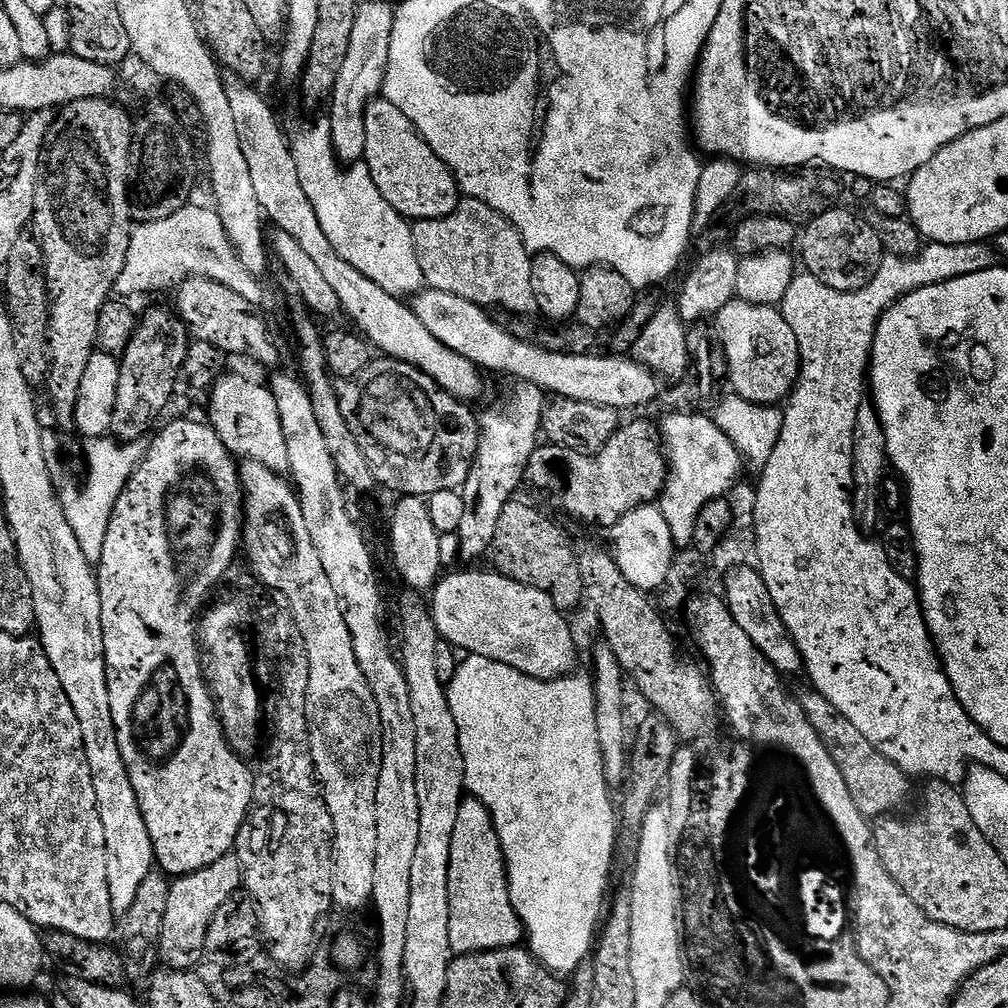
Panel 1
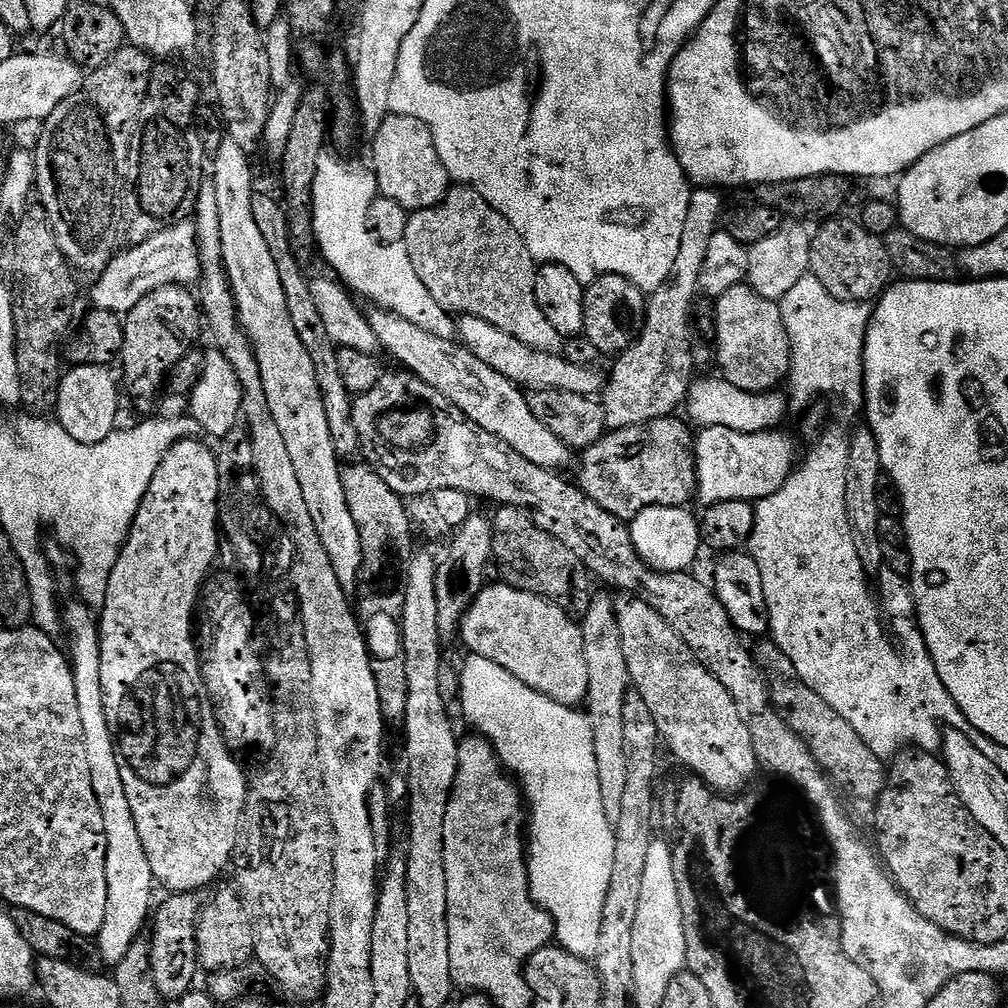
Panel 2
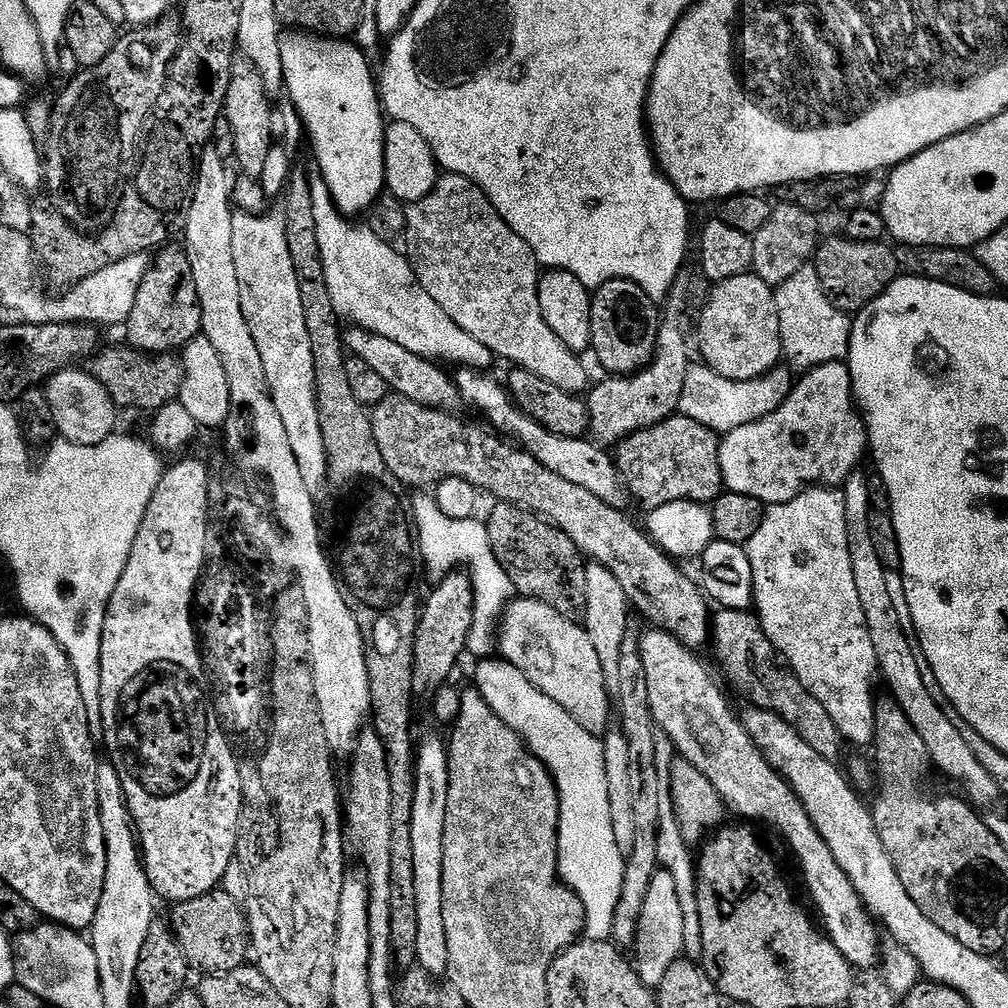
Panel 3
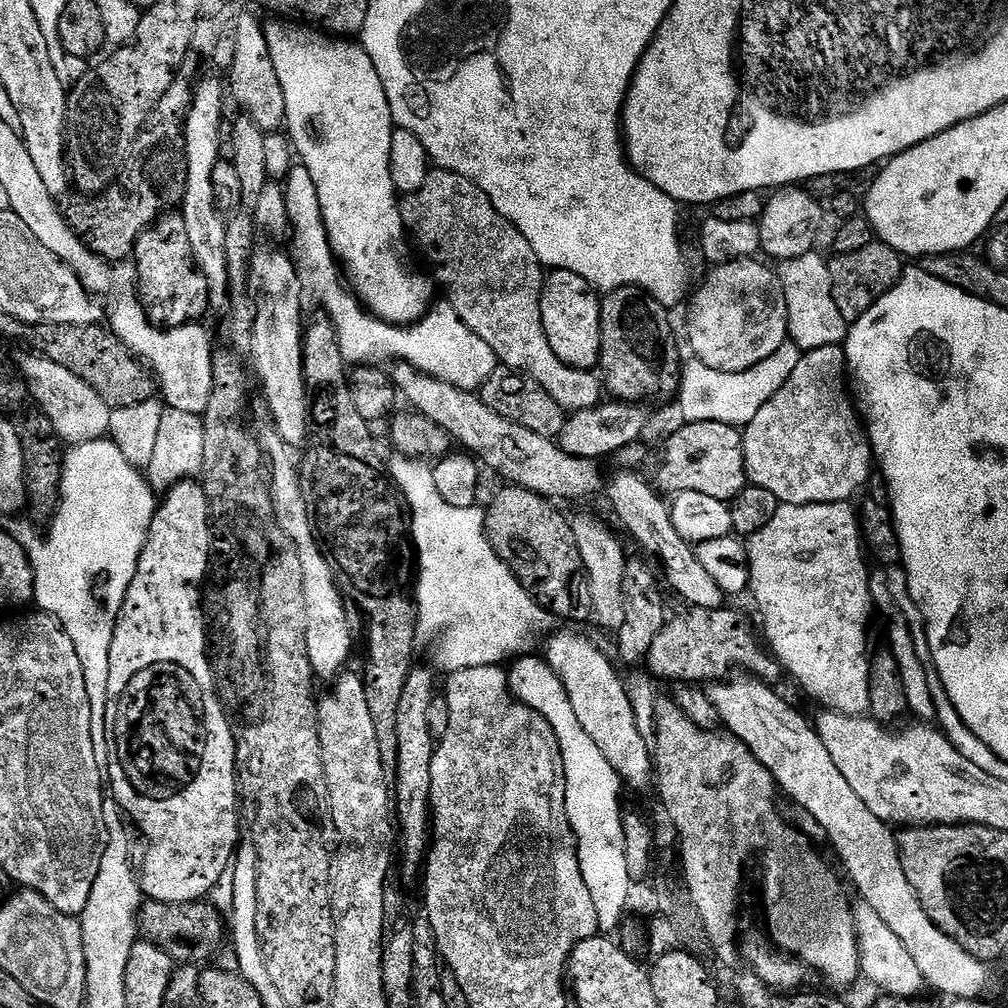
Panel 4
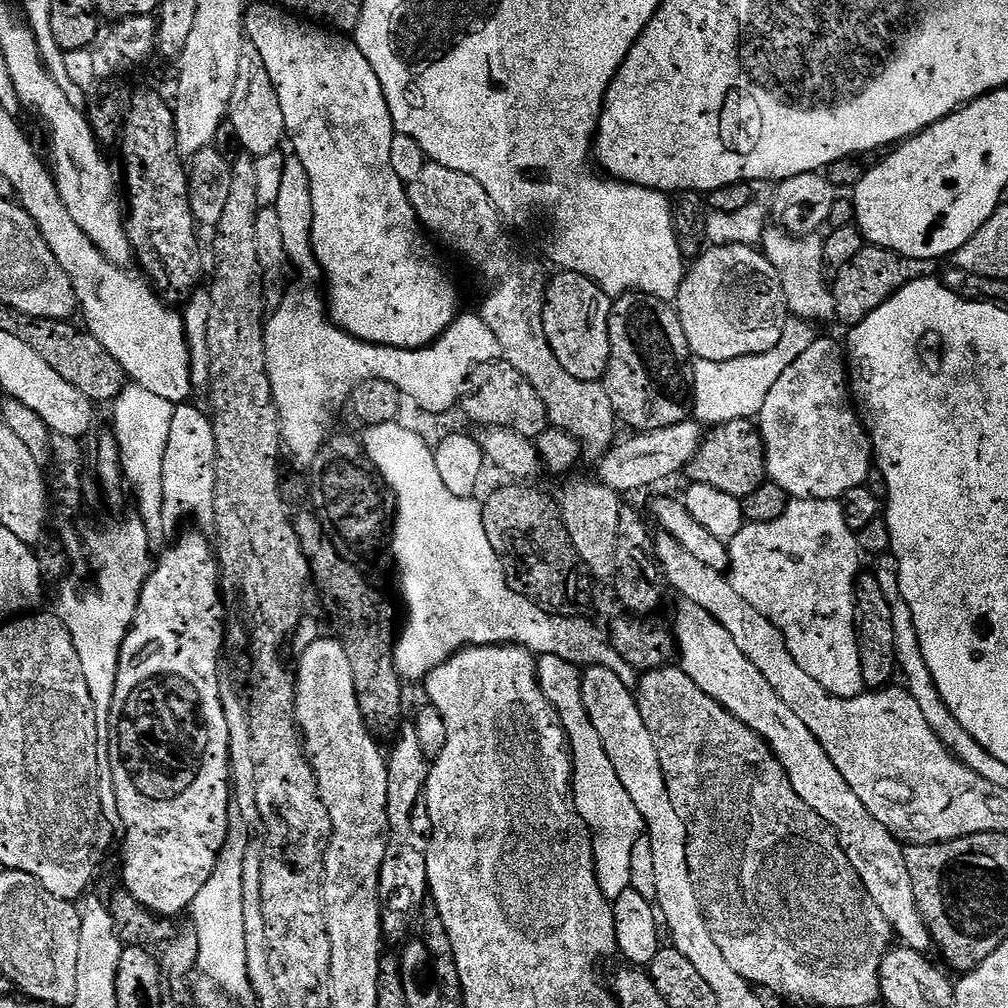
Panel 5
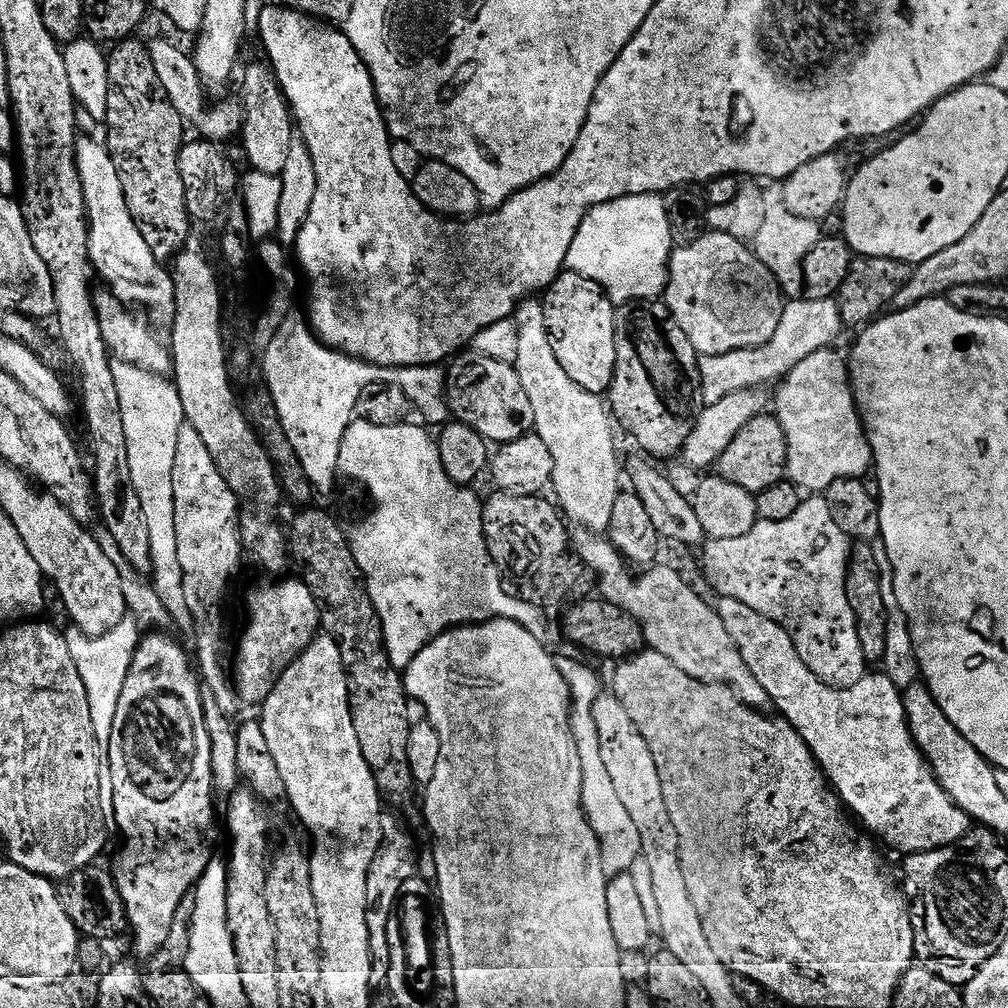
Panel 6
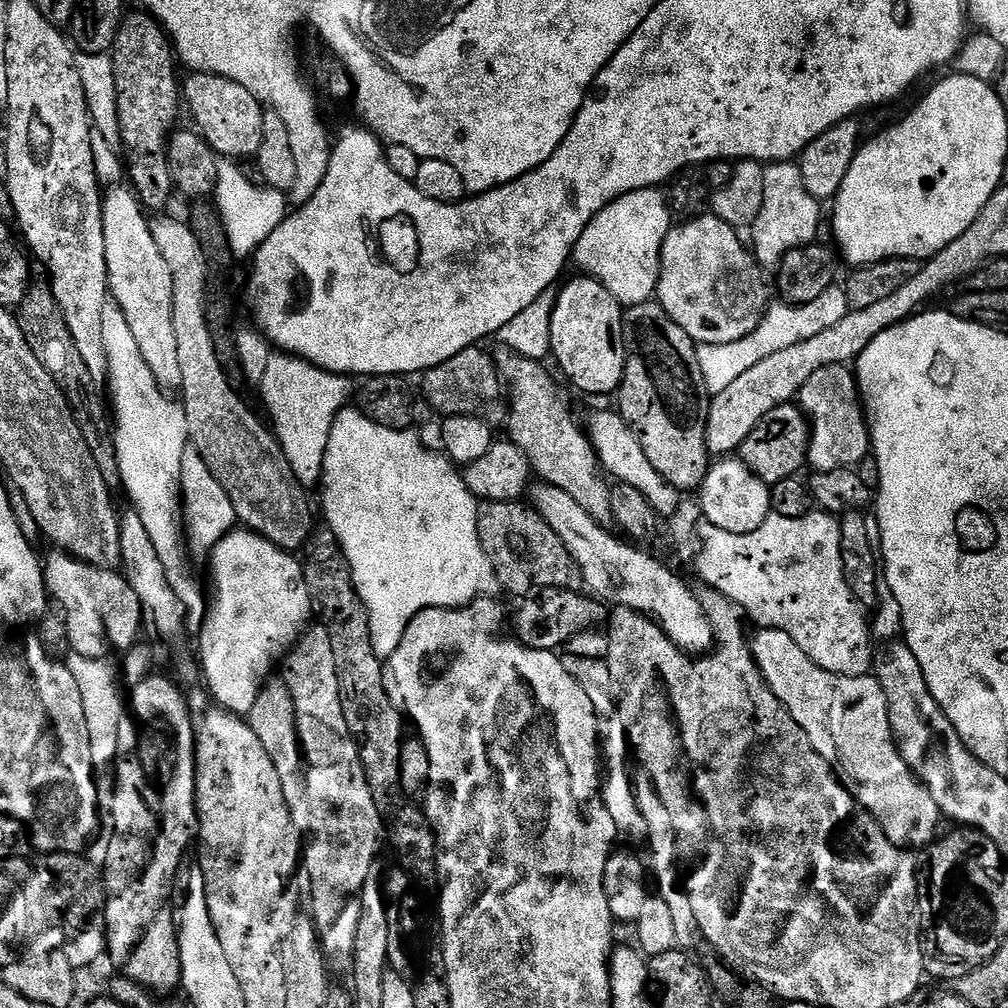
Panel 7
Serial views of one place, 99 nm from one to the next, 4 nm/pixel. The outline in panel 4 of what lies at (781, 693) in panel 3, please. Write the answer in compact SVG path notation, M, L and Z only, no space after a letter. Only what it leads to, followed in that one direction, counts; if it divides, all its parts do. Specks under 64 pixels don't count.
M692 606L684 611L688 612L674 617L673 620L671 617L664 623L662 630L658 630L658 638L654 638L654 642L650 642L646 668L657 681L684 680L680 682L692 686L700 682L696 680L720 682L731 677L737 670L743 670L747 675L755 676L757 680L763 680L765 684L772 686L777 683L775 680L782 676L780 662L765 647L757 629L756 632L752 629L751 622L742 613L735 612L731 606L722 608L698 608Z

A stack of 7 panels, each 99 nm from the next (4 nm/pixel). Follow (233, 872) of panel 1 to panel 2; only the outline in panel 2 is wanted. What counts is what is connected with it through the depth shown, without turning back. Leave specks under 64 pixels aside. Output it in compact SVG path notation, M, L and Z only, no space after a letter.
M178 892L165 895L165 900L159 901L154 915L150 920L150 970L154 970L154 983L158 986L161 997L165 1001L178 1002L190 991L193 991L196 980L196 972L201 971L200 959L198 958L198 942L196 941L196 923L200 917L202 907L201 897L195 892Z

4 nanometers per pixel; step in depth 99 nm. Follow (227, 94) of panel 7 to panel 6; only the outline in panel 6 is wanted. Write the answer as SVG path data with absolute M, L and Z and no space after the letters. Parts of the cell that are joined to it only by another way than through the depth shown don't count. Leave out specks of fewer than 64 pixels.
M156 40L147 45L148 53L154 61L158 78L162 86L166 86L166 94L170 98L174 110L182 114L185 125L197 128L199 135L205 140L225 142L231 136L239 137L244 131L244 106L239 99L224 100L221 104L207 104L204 101L206 85L200 79L200 71L196 69L195 59L188 56L172 40Z

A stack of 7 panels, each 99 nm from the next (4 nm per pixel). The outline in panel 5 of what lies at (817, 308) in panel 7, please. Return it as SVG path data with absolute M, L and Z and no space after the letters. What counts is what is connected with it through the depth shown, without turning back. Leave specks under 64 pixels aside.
M790 318L782 330L782 338L778 338L778 346L766 350L762 354L753 356L743 356L732 360L731 364L709 364L700 362L692 369L692 402L694 405L694 416L701 425L715 426L725 424L731 420L752 420L759 417L762 406L766 402L766 394L770 394L770 389L774 387L774 382L786 374L786 370L810 346L818 339L818 332L815 332L813 325L806 320Z

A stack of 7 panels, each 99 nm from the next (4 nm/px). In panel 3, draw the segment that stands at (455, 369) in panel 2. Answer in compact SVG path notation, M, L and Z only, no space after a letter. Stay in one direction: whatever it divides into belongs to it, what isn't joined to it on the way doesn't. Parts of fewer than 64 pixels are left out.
M461 367L457 372L460 373L455 373L454 379L460 391L461 401L465 405L477 408L501 437L515 442L535 460L542 462L546 470L554 470L558 478L566 478L566 482L574 482L574 486L582 486L582 490L590 490L594 498L602 498L602 502L621 510L629 507L627 504L628 500L630 501L630 493L620 476L620 471L616 469L616 461L609 453L608 456L604 453L607 451L599 443L588 438L562 438L546 430L521 408L517 408L507 387L501 381L499 384L494 377L488 376L492 374L487 371Z

